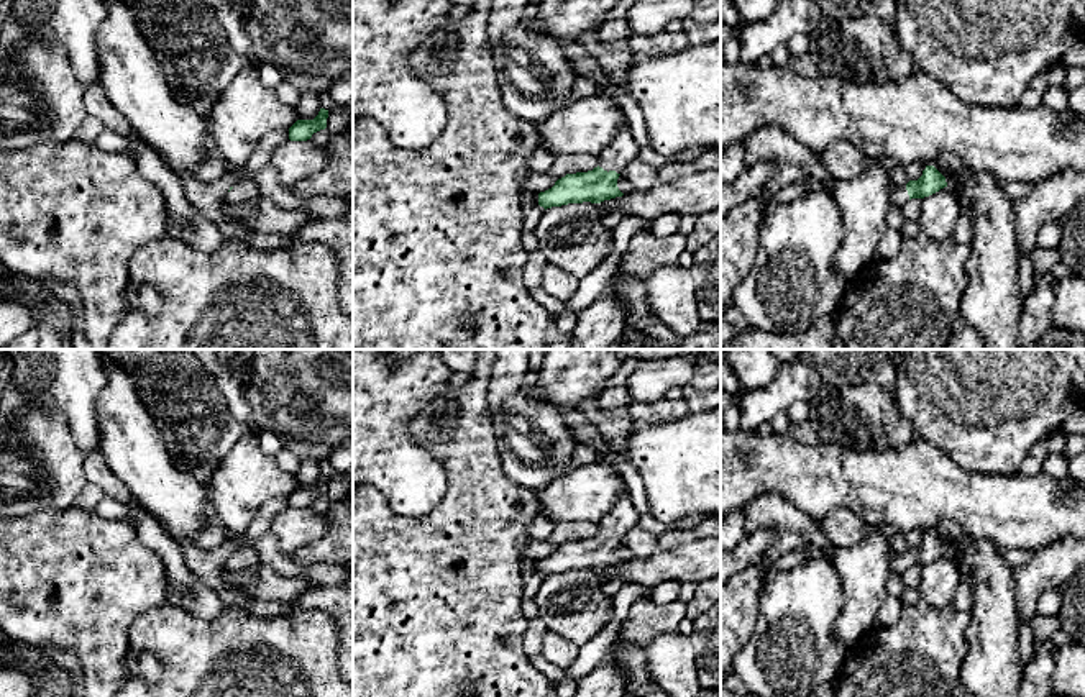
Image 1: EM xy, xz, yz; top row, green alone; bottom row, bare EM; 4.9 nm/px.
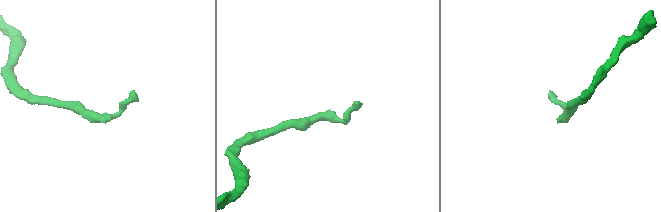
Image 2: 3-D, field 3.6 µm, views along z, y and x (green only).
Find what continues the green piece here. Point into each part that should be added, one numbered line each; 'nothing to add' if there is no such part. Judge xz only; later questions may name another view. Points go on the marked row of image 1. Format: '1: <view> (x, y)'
1: xz (622, 150)

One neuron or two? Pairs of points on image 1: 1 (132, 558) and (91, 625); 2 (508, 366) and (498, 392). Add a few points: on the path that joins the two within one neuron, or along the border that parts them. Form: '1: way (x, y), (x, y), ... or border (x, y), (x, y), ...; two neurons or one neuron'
1: way (115, 574), (91, 599), (91, 609); one neuron
2: way (508, 373), (503, 386); one neuron

